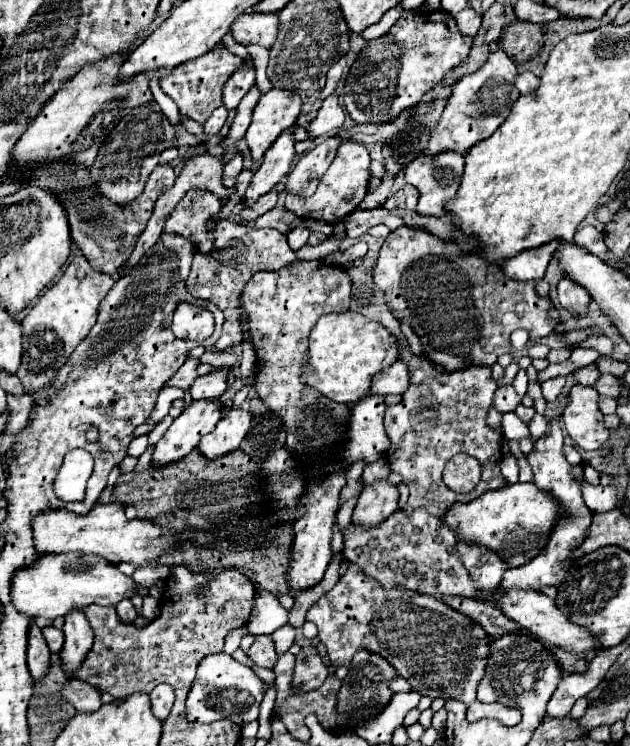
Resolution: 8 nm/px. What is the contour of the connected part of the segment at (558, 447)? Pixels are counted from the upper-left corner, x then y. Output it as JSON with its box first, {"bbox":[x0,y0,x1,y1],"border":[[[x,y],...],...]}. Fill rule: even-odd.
{"bbox":[500,416,592,590],"border":[[[552,416],[550,434],[546,434],[540,440],[536,440],[532,454],[528,454],[526,458],[528,458],[528,462],[532,466],[532,472],[534,472],[534,484],[538,484],[542,490],[546,490],[552,496],[556,496],[558,502],[562,504],[564,512],[562,512],[560,520],[556,522],[556,526],[552,530],[552,536],[550,536],[550,542],[548,542],[546,550],[540,556],[536,556],[532,562],[526,562],[520,568],[508,568],[504,578],[502,578],[500,590],[514,590],[514,588],[540,590],[542,586],[558,586],[560,580],[564,578],[568,566],[572,564],[570,552],[584,542],[586,530],[588,530],[588,526],[592,522],[592,512],[584,504],[582,492],[580,492],[580,478],[582,478],[584,472],[582,472],[580,466],[570,466],[568,460],[564,458],[564,454],[562,454],[562,446],[564,446],[562,438],[564,436],[562,436],[562,428],[558,426],[558,418]]]}

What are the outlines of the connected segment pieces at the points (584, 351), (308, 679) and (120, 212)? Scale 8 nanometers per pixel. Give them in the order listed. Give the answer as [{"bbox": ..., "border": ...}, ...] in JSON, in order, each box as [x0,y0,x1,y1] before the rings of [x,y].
[{"bbox":[538,348,600,382],"border":[[[576,348],[576,350],[572,350],[572,356],[566,362],[562,362],[562,364],[548,364],[548,368],[544,368],[538,374],[538,380],[546,382],[550,378],[568,376],[568,374],[572,374],[578,368],[594,364],[598,358],[600,358],[600,354],[596,350],[592,350],[592,348]]]},{"bbox":[294,646,328,690],"border":[[[304,646],[296,656],[294,686],[300,690],[312,690],[316,686],[322,686],[326,676],[328,676],[328,668],[322,662],[316,646]]]},{"bbox":[28,160,176,276],"border":[[[50,160],[42,166],[36,166],[30,174],[28,174],[28,184],[36,186],[36,188],[46,188],[52,190],[52,194],[56,194],[62,200],[62,206],[66,210],[68,216],[68,224],[70,224],[70,232],[72,232],[72,242],[82,250],[84,258],[88,258],[88,262],[102,274],[110,274],[114,276],[120,268],[124,268],[124,264],[128,262],[138,236],[144,232],[146,222],[152,216],[152,208],[154,202],[158,200],[158,196],[168,190],[176,180],[176,174],[170,166],[158,166],[146,180],[146,188],[144,192],[138,196],[138,202],[132,204],[112,204],[108,198],[104,198],[96,186],[96,182],[90,178],[90,168],[88,166],[80,166],[80,164],[68,164],[68,162],[60,162],[60,160]]]}]

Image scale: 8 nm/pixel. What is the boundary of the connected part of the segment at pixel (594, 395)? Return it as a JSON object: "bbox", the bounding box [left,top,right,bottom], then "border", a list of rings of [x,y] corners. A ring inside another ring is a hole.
{"bbox":[562,386,610,450],"border":[[[572,386],[570,404],[562,414],[562,422],[568,436],[582,450],[598,450],[610,436],[598,410],[598,392],[592,386]]]}

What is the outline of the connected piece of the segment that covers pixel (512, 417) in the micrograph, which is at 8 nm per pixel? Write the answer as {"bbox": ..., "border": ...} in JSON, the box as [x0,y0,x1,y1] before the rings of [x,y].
{"bbox":[502,412,530,440],"border":[[[506,412],[506,414],[504,414],[504,420],[502,420],[502,432],[506,434],[508,440],[530,438],[528,426],[526,426],[514,412]]]}

